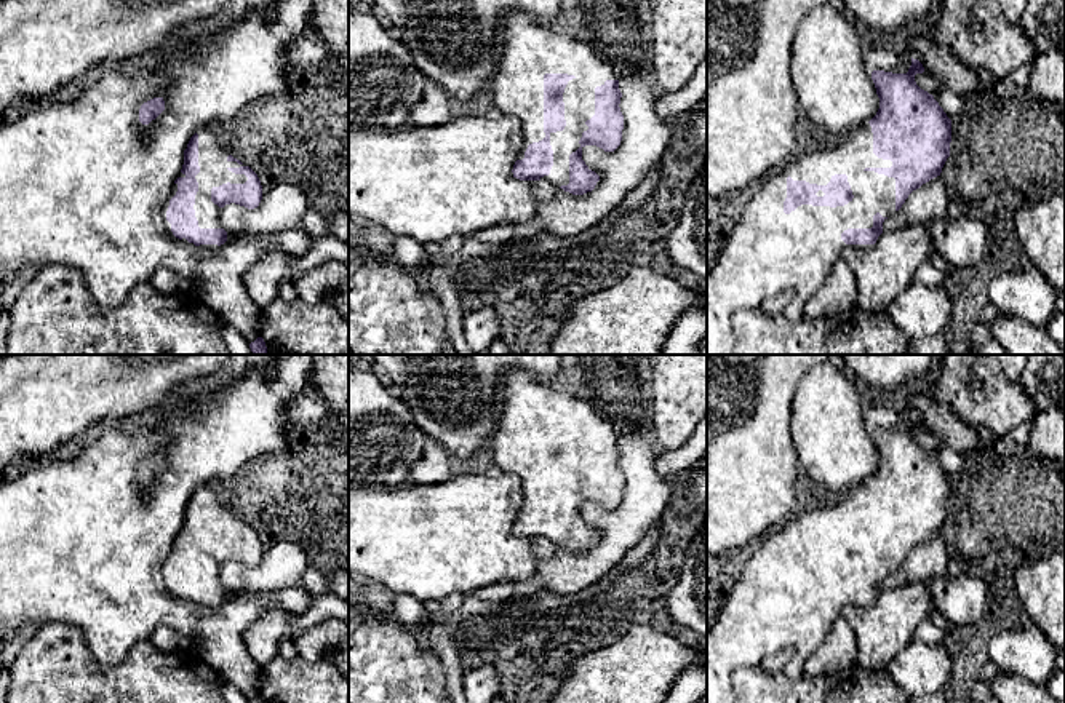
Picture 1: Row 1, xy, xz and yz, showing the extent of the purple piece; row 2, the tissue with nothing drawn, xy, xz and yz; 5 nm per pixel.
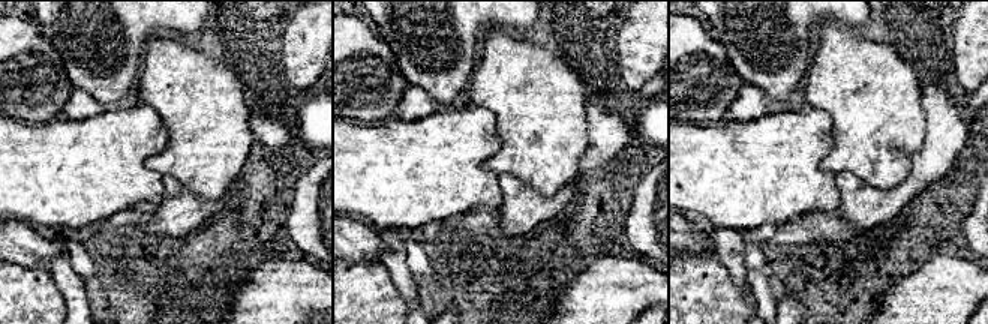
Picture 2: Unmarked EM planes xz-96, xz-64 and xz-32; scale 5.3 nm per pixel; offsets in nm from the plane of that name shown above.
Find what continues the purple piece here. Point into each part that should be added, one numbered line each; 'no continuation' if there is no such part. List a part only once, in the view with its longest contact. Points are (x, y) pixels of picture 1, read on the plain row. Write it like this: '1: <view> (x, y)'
1: xz (528, 406)

